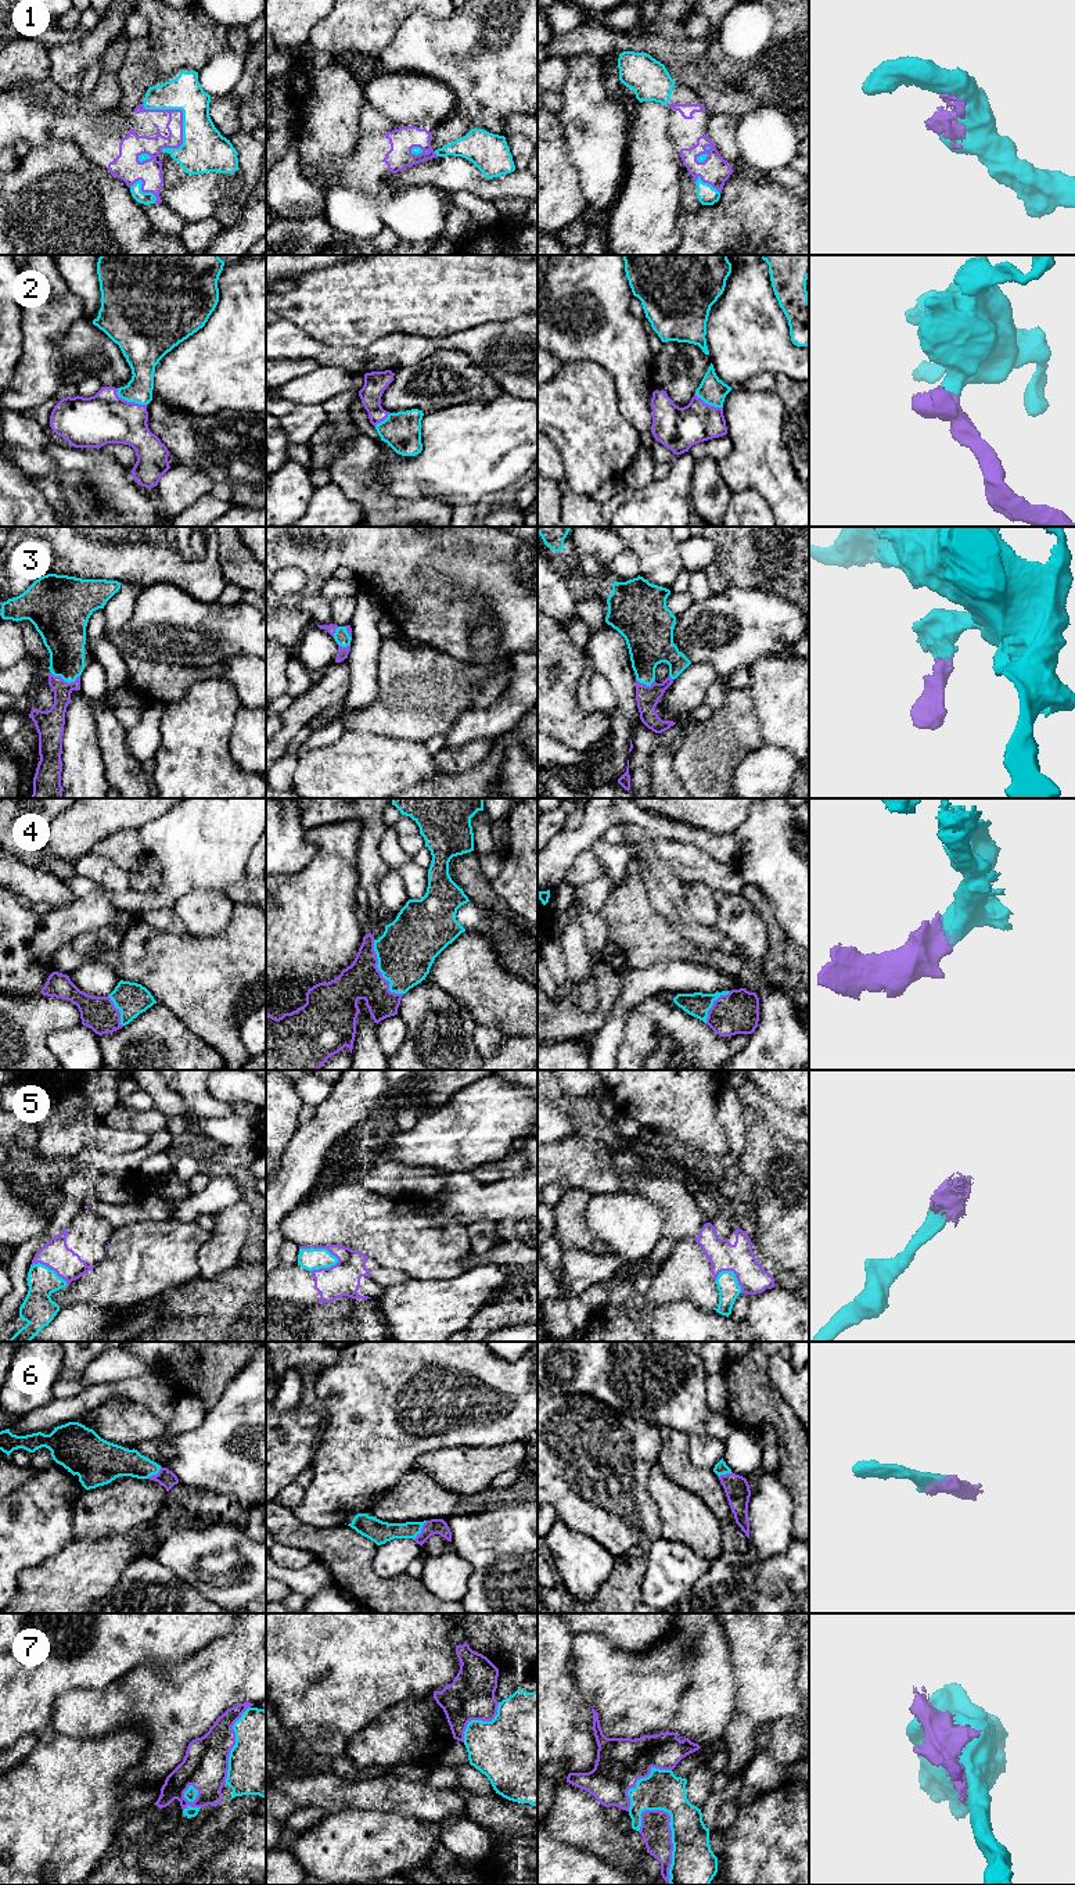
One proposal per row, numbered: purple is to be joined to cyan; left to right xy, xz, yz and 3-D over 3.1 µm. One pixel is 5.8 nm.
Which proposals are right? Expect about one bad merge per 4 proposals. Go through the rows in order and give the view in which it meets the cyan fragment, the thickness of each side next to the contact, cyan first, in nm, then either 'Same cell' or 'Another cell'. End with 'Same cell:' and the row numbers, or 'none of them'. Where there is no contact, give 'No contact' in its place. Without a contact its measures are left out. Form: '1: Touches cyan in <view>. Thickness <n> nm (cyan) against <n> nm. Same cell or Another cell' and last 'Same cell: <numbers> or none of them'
1: Touches cyan in xy. Thickness 240 nm (cyan) against 100 nm. Same cell
2: Touches cyan in xy. Thickness 160 nm (cyan) against 300 nm. Same cell
3: Touches cyan in xy. Thickness 240 nm (cyan) against 140 nm. Same cell
4: Touches cyan in xz. Thickness 340 nm (cyan) against 220 nm. Same cell
5: Touches cyan in xz. Thickness 130 nm (cyan) against 190 nm. Same cell
6: Touches cyan in xz. Thickness 130 nm (cyan) against 100 nm. Same cell
7: Touches cyan in yz. Thickness 260 nm (cyan) against 170 nm. Another cell
Same cell: 1, 2, 3, 4, 5, 6

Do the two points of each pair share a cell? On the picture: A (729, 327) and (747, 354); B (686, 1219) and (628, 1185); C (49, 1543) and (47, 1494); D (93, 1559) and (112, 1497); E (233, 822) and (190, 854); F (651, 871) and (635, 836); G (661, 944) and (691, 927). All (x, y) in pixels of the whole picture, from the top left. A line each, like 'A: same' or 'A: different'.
A: same
B: same
C: same
D: different
E: same
F: same
G: different

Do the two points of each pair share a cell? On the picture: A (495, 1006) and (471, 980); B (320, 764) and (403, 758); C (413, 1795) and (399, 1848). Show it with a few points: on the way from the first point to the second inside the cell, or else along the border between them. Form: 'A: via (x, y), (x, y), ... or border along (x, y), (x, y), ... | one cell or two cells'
A: via (491, 1000), (478, 987) | one cell
B: via (341, 764), (383, 764) | one cell
C: border along (376, 1810), (398, 1812), (413, 1816), (423, 1823) | two cells

